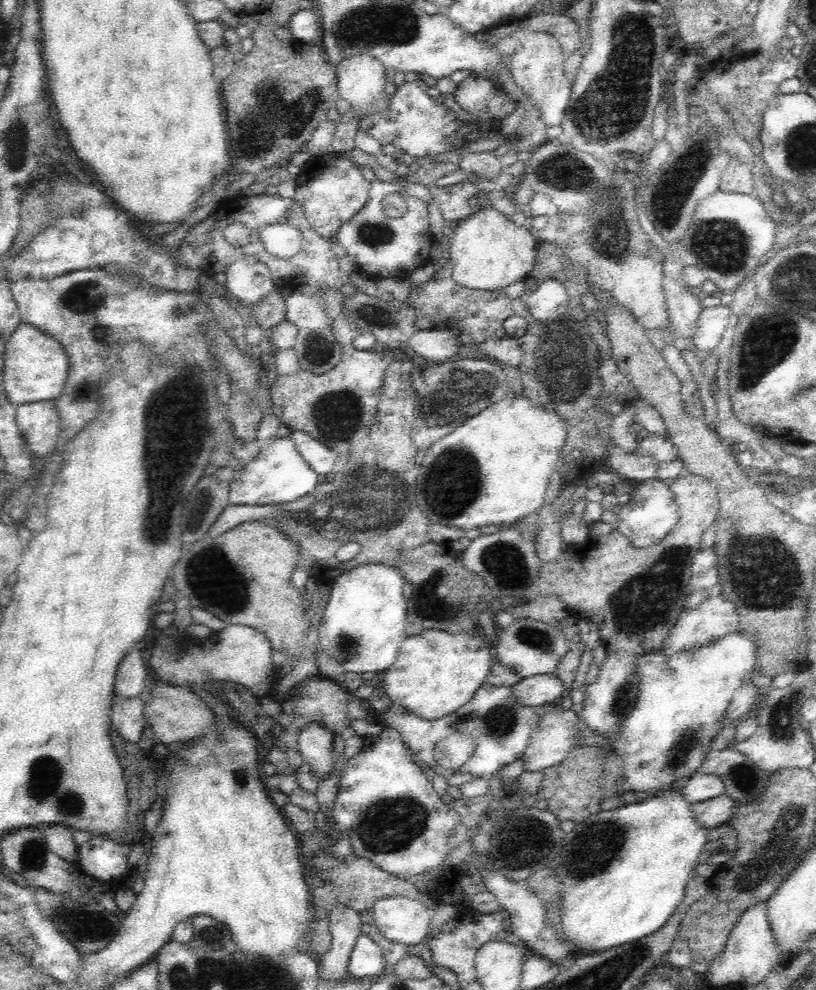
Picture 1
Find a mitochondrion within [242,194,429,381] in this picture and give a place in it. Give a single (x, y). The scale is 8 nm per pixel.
(319, 350)

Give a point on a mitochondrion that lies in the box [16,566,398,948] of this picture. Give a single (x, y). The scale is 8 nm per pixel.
(45, 775)

